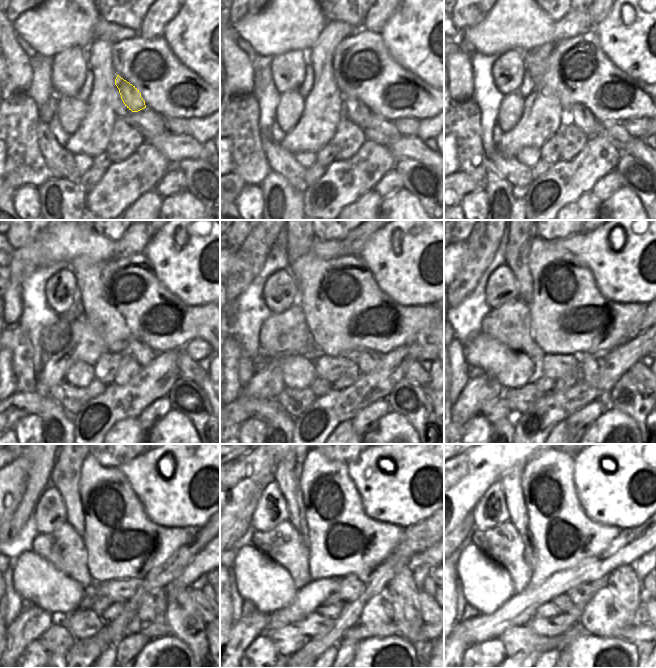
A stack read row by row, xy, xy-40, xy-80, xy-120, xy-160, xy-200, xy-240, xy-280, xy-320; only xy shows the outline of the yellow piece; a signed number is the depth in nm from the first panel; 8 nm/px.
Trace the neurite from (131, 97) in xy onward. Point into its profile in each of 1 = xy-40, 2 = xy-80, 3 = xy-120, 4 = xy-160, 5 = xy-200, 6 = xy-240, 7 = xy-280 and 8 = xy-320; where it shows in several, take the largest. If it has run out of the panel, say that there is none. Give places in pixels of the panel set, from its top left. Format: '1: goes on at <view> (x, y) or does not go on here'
1: goes on at xy-40 (355, 111)
2: goes on at xy-80 (580, 115)
3: goes on at xy-120 (144, 355)
4: goes on at xy-160 (367, 360)
5: goes on at xy-200 (590, 364)
6: goes on at xy-240 (154, 605)
7: goes on at xy-280 (378, 610)
8: goes on at xy-320 (603, 616)

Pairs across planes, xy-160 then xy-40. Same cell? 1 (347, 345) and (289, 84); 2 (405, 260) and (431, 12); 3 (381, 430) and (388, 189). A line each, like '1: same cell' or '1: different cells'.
1: different cells
2: same cell
3: different cells

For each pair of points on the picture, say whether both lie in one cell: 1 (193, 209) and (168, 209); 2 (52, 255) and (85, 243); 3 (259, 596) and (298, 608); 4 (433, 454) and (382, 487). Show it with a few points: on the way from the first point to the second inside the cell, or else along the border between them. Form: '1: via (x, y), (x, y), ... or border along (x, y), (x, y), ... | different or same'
1: via (187, 209), (174, 209) | same
2: via (60, 247), (64, 243), (77, 243) | same
3: border along (297, 590), (294, 598), (287, 605), (269, 614) | different
4: via (420, 461), (405, 476), (395, 478) | same

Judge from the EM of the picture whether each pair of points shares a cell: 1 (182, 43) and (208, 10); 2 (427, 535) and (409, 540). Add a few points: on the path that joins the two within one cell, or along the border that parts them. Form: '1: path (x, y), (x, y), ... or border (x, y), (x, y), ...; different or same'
1: path (190, 35), (205, 18); same
2: path (423, 535), (413, 540); same

